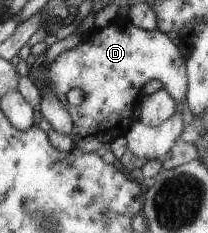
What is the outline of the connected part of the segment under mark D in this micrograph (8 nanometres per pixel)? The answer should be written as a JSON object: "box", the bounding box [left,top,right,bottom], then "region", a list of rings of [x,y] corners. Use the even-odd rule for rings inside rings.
{"box":[32,16,188,153],"region":[[[118,16],[96,30],[90,38],[60,52],[52,62],[39,65],[32,71],[32,78],[41,93],[50,91],[70,113],[72,149],[80,153],[96,153],[104,144],[110,144],[118,136],[125,136],[128,126],[135,120],[132,110],[136,108],[134,102],[138,90],[148,80],[159,80],[179,104],[184,100],[188,87],[185,60],[168,36],[156,29],[139,29],[127,18]],[[72,88],[83,92],[82,100],[76,106],[70,105],[65,97]]]}

